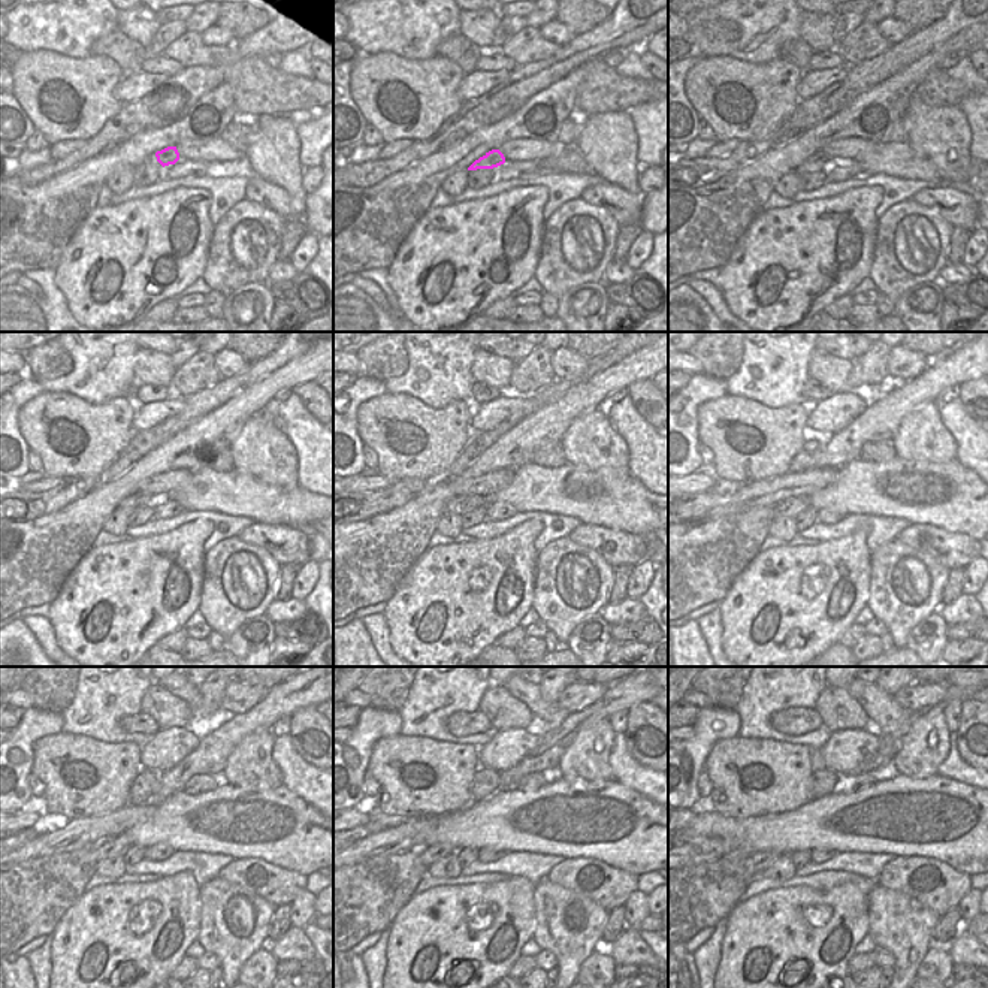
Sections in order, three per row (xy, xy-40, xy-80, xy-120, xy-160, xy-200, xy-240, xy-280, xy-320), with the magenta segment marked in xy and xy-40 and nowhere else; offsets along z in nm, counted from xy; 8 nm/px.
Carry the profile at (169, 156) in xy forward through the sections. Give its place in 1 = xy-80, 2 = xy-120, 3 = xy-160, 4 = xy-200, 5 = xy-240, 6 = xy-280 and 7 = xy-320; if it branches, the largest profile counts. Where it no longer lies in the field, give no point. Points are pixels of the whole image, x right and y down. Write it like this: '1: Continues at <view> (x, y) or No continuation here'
1: Continues at xy-80 (818, 162)
2: Continues at xy-120 (135, 501)
3: Continues at xy-160 (461, 505)
4: Continues at xy-200 (791, 507)
5: Continues at xy-240 (117, 845)
6: Continues at xy-280 (428, 855)
7: Continues at xy-320 (755, 863)

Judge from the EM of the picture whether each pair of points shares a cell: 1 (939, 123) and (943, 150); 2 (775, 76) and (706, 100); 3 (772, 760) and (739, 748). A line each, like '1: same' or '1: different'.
1: same
2: same
3: same

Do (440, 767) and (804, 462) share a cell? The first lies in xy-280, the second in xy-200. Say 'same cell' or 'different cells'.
different cells

